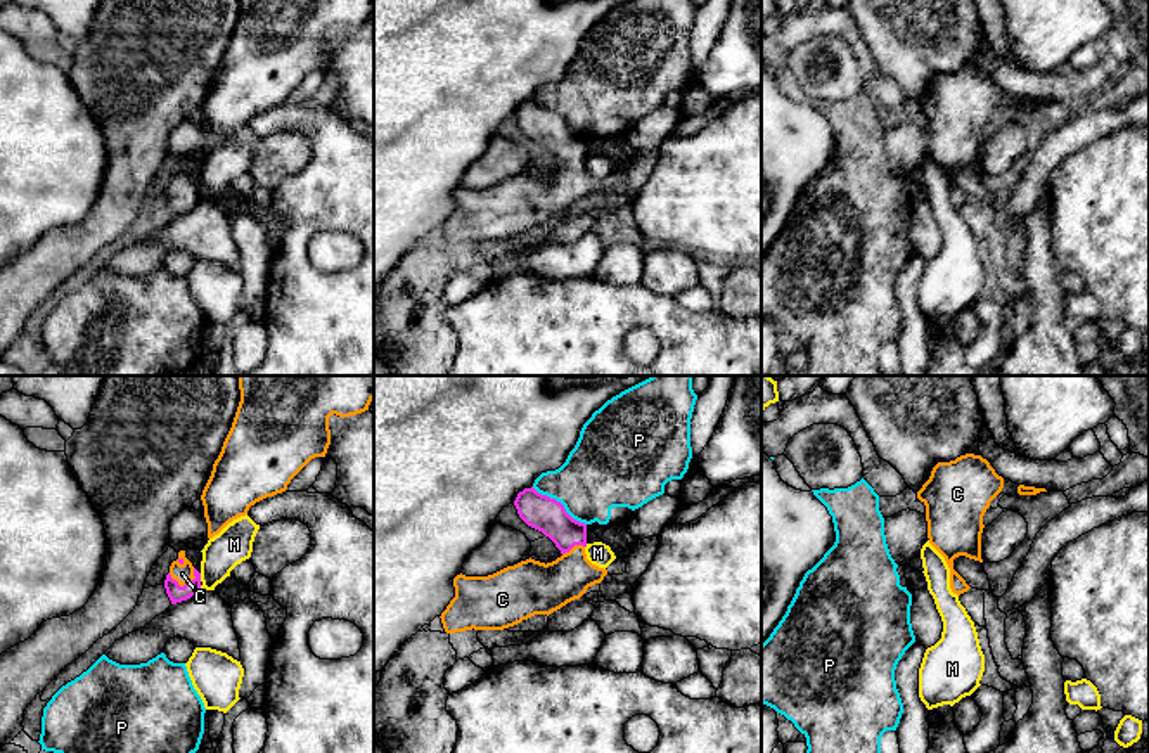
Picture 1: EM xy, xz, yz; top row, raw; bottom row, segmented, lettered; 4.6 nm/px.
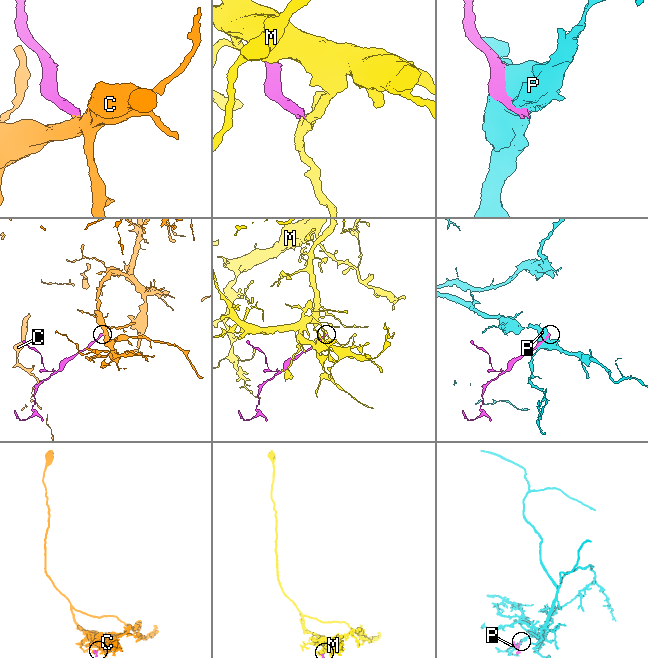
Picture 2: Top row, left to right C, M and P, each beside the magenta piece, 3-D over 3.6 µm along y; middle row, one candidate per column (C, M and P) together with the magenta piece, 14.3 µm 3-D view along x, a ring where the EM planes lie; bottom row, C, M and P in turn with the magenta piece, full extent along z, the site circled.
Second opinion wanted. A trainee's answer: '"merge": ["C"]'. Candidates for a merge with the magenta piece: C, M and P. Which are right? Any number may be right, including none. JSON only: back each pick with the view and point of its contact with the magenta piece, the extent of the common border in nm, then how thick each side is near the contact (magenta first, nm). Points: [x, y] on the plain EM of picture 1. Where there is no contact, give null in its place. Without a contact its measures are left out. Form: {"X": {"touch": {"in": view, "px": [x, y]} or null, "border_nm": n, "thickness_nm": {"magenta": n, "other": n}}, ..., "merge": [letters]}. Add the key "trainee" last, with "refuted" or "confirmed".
{"C": {"touch": {"in": "xy", "px": [184, 198]}, "border_nm": 140, "thickness_nm": {"magenta": 80, "other": 90}}, "merge": ["C"], "trainee": "confirmed"}

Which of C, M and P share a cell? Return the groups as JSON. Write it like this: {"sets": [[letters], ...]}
{"sets": [["C"], ["M"], ["P"]]}

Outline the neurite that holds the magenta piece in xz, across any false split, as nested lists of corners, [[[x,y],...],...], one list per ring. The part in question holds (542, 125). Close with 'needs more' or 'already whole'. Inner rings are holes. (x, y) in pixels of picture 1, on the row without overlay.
[[[531,99],[517,106],[514,118],[562,168],[547,177],[530,170],[488,189],[457,187],[455,209],[440,228],[446,246],[504,242],[535,227],[549,228],[607,187],[587,171],[587,137],[573,132],[561,114]]]; needs more

